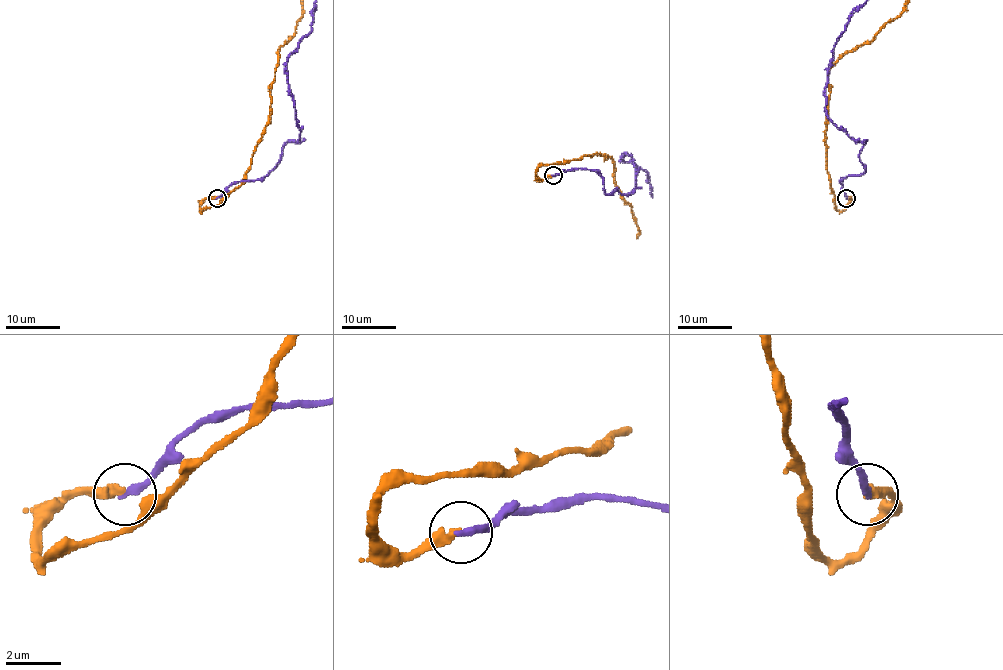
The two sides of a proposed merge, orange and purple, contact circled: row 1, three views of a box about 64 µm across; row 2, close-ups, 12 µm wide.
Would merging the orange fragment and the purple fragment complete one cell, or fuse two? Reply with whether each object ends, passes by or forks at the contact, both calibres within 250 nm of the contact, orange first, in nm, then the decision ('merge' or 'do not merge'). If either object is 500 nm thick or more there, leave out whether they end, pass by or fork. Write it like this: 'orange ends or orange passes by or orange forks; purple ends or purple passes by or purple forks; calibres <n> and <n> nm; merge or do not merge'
orange ends; purple ends; calibres 320 and 280 nm; do not merge

